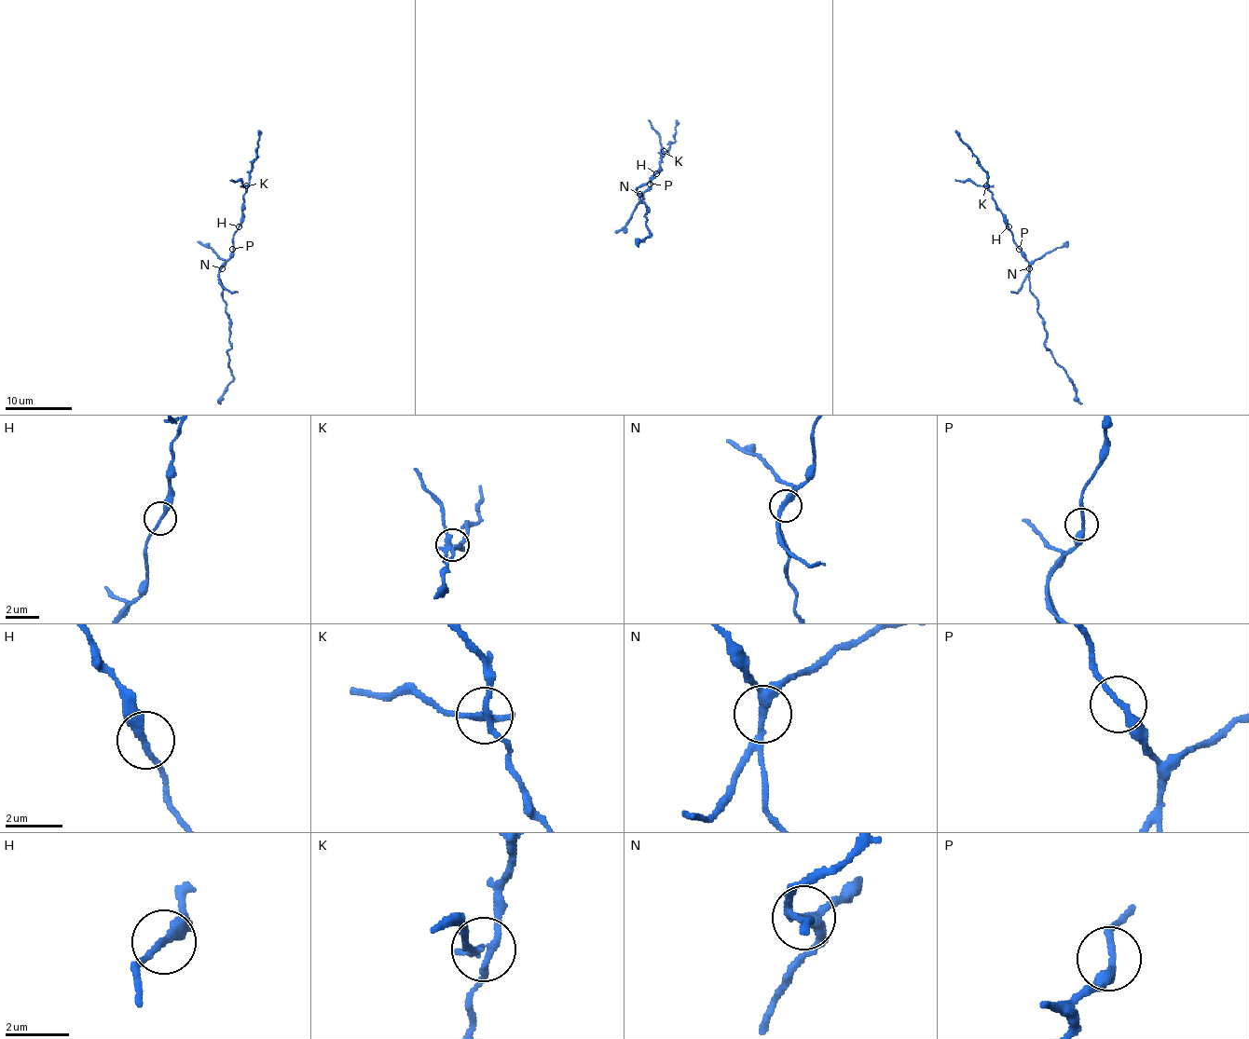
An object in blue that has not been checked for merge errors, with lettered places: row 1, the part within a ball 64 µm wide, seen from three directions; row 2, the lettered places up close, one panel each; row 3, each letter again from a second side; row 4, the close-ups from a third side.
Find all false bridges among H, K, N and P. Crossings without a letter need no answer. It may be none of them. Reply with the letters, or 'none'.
K, N

